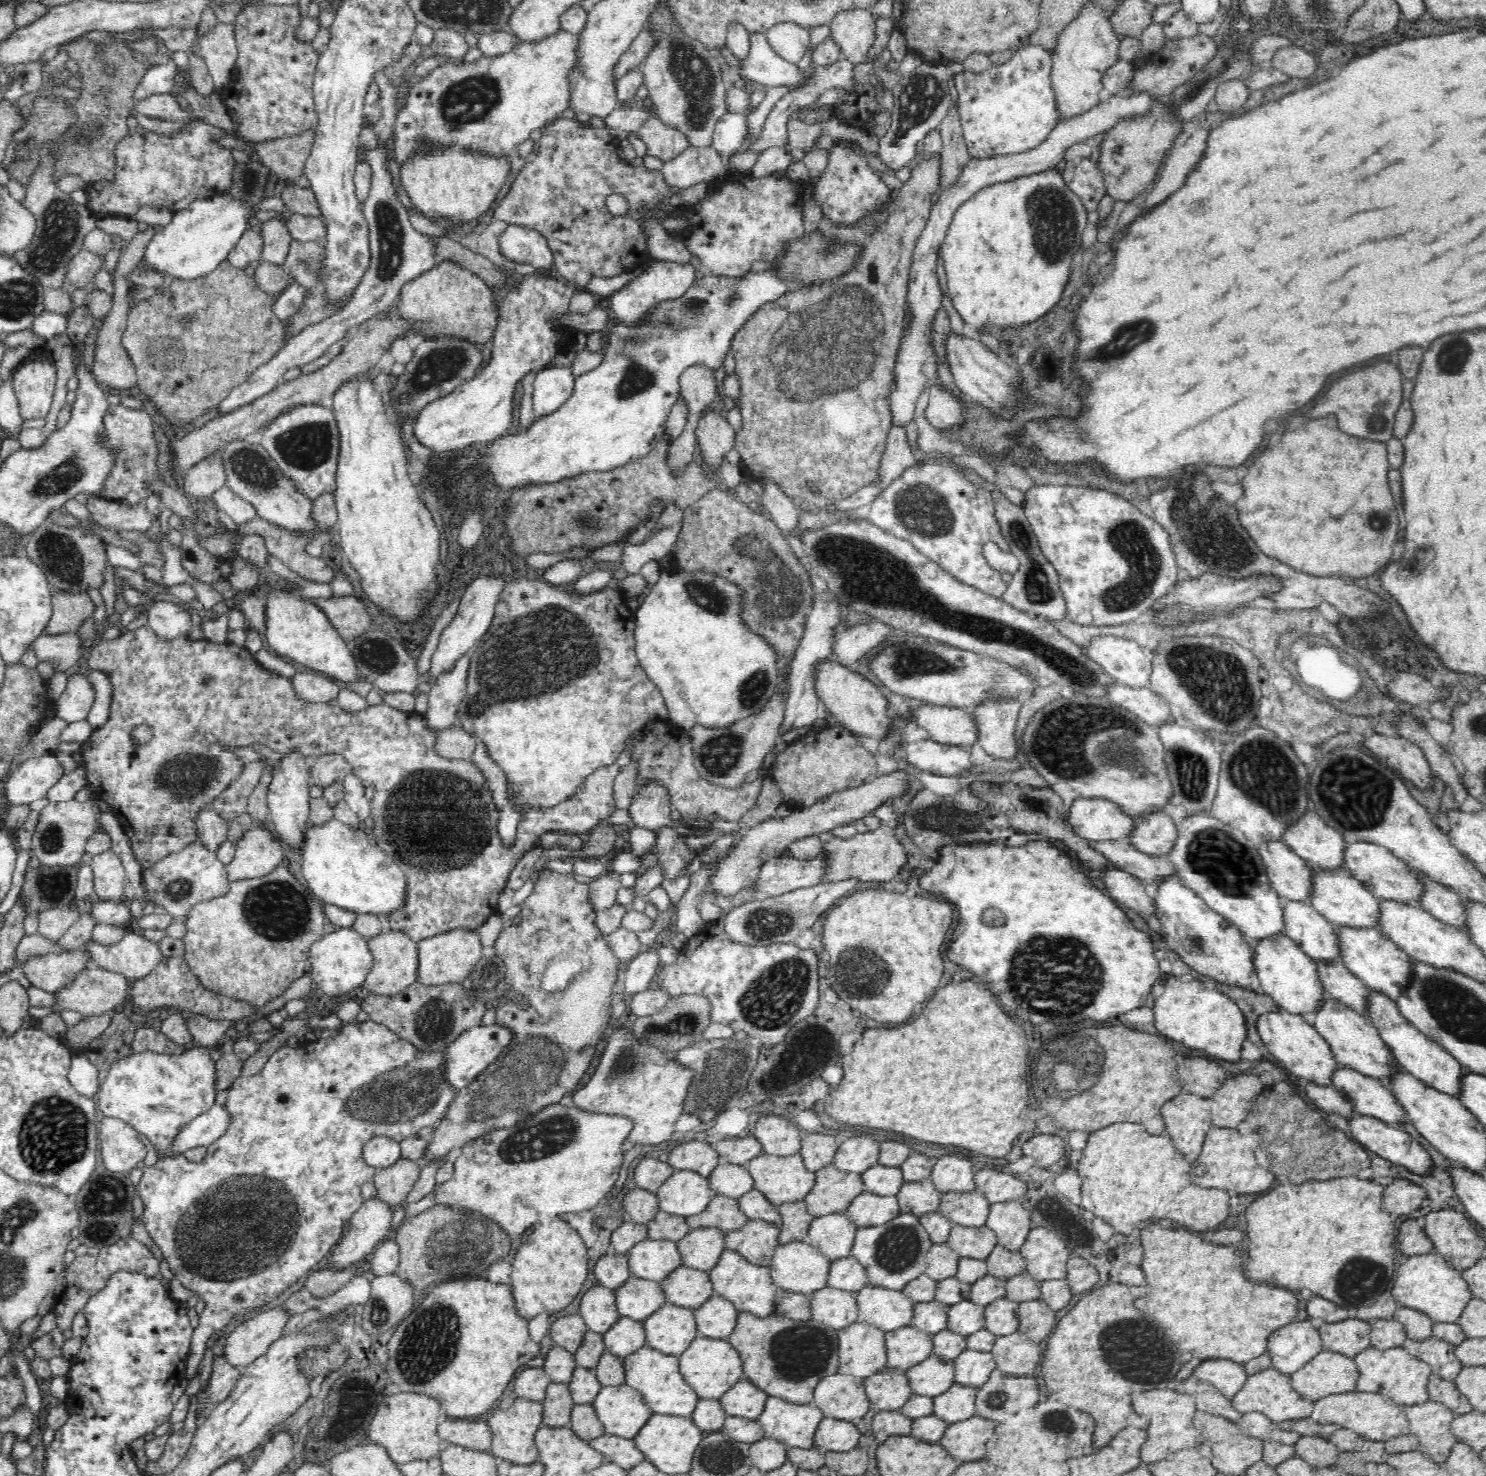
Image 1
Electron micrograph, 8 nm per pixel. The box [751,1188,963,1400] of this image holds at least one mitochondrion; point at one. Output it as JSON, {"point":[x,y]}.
{"point":[799,1355]}

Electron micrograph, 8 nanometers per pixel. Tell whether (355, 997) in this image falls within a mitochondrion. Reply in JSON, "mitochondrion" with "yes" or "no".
{"mitochondrion":"no"}

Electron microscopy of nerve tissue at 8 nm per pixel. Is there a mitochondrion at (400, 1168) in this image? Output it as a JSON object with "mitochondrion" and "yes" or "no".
{"mitochondrion":"no"}

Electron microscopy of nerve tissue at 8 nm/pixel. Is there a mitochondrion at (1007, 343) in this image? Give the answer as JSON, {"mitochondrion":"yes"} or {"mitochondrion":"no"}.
{"mitochondrion":"no"}

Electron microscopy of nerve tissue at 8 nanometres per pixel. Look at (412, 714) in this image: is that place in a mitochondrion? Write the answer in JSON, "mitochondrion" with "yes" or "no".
{"mitochondrion":"no"}

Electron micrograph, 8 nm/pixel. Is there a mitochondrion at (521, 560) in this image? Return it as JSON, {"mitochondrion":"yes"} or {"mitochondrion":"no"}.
{"mitochondrion":"no"}

